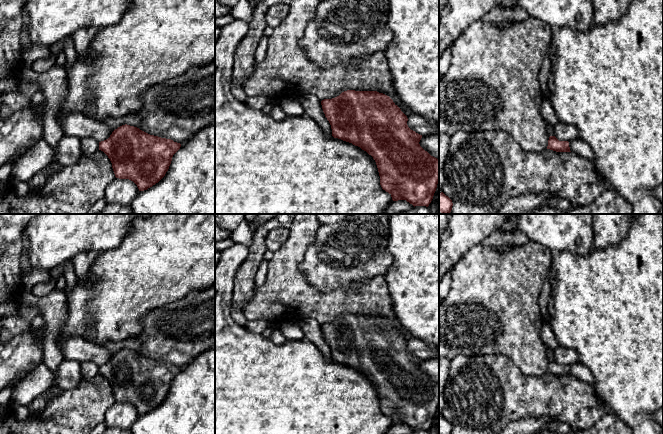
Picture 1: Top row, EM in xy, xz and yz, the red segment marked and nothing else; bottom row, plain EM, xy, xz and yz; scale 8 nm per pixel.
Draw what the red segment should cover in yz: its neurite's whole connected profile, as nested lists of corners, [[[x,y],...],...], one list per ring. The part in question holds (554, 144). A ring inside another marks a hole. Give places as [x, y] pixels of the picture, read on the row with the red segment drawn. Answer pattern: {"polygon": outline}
{"polygon": [[[546,123],[546,131],[548,133],[549,140],[547,149],[556,151],[556,152],[571,152],[568,141],[559,141],[554,135],[554,129]]]}

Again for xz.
{"polygon": [[[347,90],[332,99],[321,101],[332,136],[360,147],[376,162],[380,185],[393,201],[406,200],[415,206],[428,207],[439,182],[439,160],[419,144],[422,135],[411,130],[407,116],[393,100],[377,91]]]}

